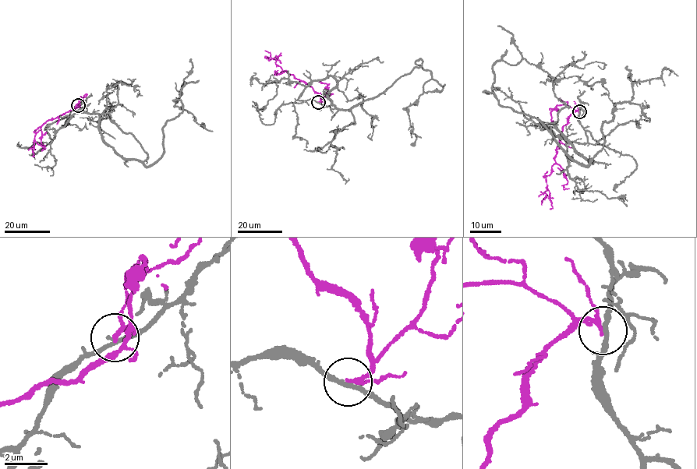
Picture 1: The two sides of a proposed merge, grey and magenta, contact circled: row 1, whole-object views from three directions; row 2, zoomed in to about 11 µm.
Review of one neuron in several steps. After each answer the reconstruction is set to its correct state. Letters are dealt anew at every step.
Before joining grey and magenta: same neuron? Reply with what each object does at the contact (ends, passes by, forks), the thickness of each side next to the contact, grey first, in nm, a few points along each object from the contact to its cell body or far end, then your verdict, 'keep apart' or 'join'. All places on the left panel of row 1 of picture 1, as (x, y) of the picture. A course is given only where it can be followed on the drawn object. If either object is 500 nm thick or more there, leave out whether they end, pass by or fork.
grey passes by; magenta passes by; calibres 190 and 170 nm; course grey (78, 105), (65, 125), (97, 114), (102, 140), (145, 165), (163, 153), (185, 83), (175, 107), (199, 126); course magenta (78, 105), (47, 121), (34, 132), (32, 149), (34, 156); keep apart

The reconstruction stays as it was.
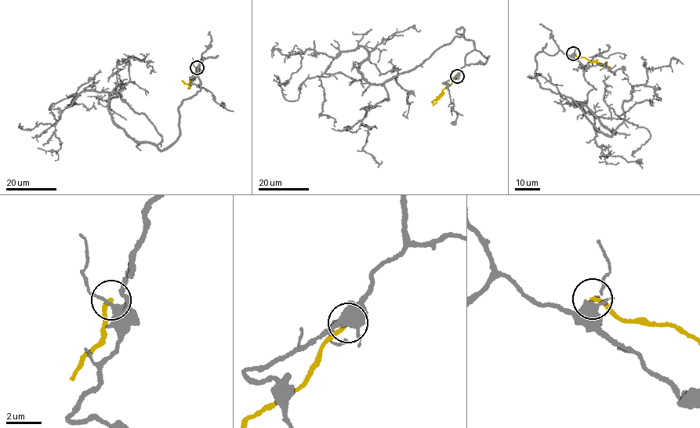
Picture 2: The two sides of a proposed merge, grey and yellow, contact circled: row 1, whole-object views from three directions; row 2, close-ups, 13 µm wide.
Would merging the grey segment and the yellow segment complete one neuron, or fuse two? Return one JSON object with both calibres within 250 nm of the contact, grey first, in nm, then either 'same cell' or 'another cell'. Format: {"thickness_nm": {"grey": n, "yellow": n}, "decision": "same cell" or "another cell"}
{"thickness_nm": {"grey": 300, "yellow": 240}, "decision": "another cell"}

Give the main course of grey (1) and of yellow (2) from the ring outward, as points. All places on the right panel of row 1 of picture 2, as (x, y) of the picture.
1: (573, 54), (539, 52), (528, 77), (603, 133), (616, 132), (574, 106), (644, 127), (635, 157)
2: (573, 53), (600, 65), (605, 61)

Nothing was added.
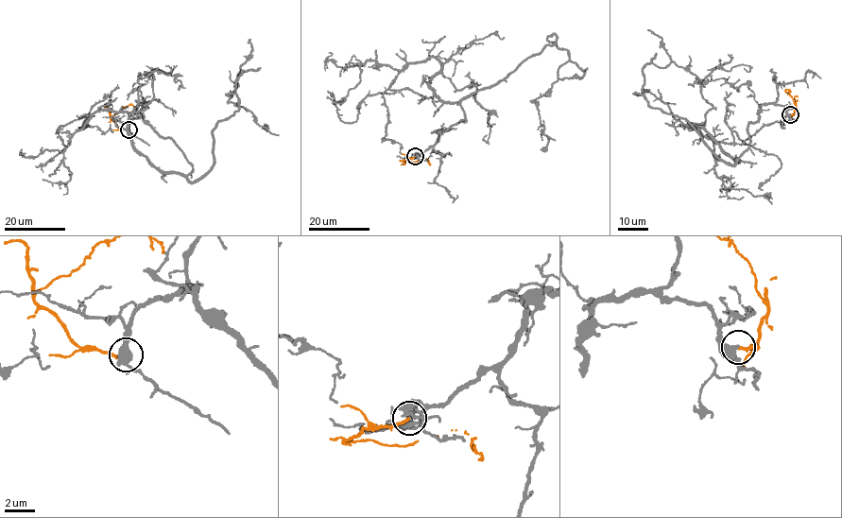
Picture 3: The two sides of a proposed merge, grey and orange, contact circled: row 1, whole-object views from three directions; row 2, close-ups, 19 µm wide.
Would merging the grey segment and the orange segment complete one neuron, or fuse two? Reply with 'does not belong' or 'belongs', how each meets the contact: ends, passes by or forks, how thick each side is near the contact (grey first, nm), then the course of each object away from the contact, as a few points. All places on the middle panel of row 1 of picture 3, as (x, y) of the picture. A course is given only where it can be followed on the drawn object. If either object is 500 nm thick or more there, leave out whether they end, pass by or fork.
does not belong; grey passes by; orange ends there; 400 nm thick on the grey side, 170 nm on the other; grey runs (415, 156), (466, 121), (462, 99), (555, 34), (547, 40), (569, 60), (531, 101), (548, 141), (541, 149); orange runs (415, 156), (403, 162), (426, 159), (429, 164)

